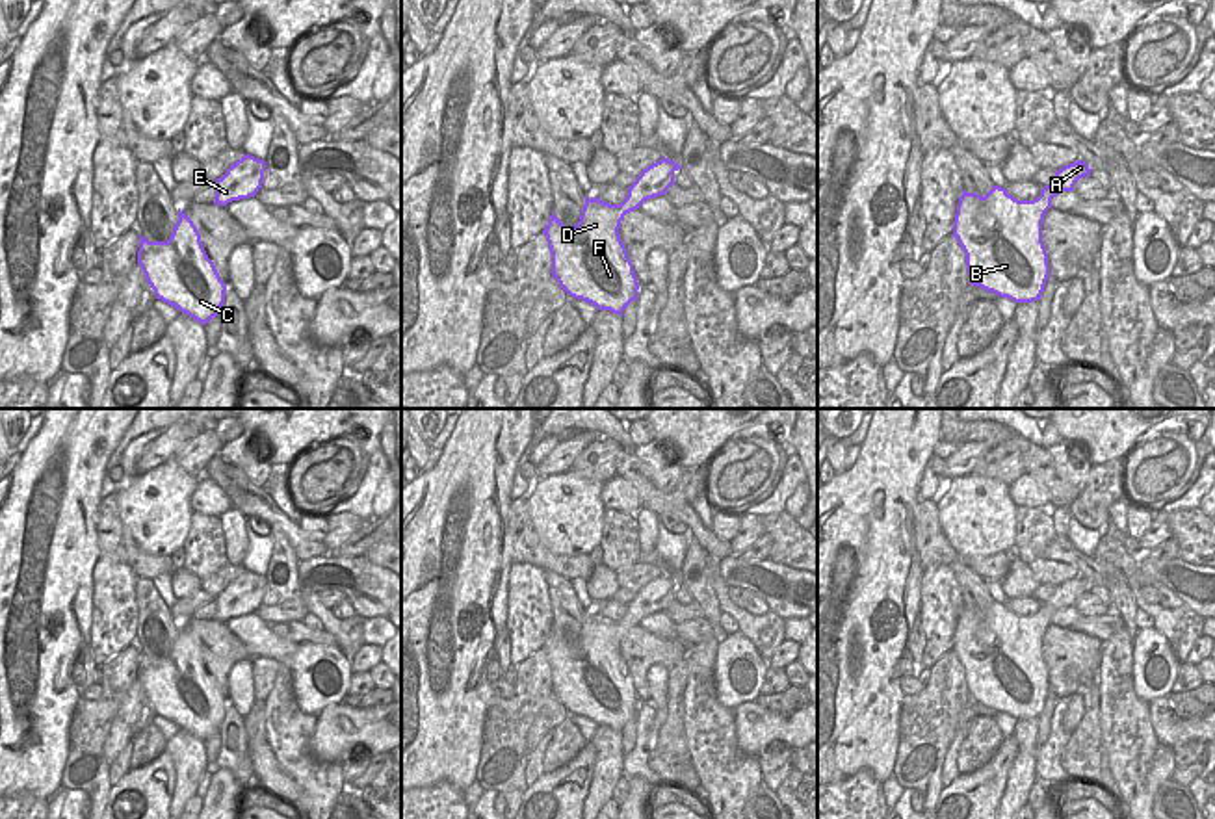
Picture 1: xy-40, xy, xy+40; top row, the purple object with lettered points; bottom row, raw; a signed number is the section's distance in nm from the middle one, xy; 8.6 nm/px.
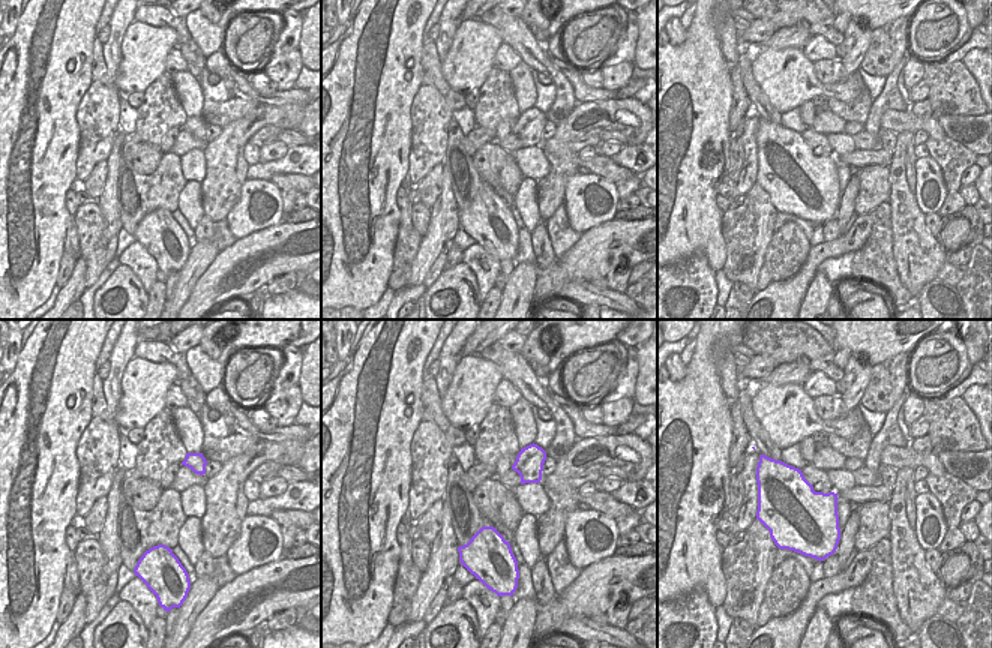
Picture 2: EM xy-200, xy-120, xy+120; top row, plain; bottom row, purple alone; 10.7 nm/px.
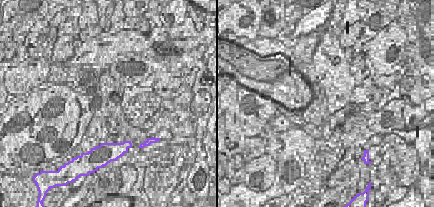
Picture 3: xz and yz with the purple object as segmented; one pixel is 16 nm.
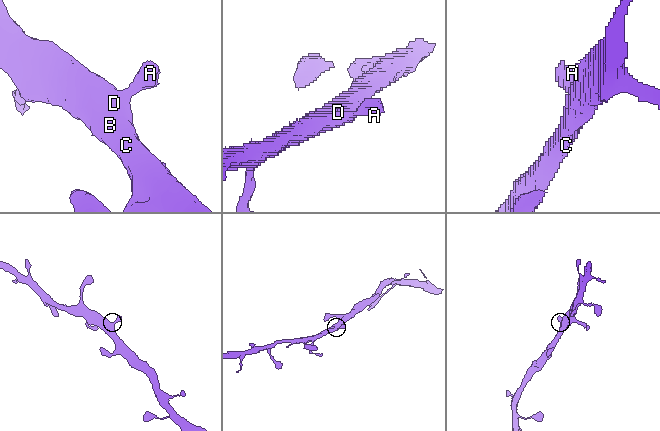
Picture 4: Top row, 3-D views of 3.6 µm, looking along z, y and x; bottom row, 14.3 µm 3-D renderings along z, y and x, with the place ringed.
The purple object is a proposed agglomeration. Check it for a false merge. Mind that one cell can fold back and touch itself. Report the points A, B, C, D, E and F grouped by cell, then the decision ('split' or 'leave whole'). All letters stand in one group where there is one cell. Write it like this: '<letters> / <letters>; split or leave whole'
A B C D E F; leave whole

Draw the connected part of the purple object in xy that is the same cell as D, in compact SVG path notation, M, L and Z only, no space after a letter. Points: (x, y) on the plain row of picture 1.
M663 572L641 587L621 620L585 611L574 643L565 643L552 626L542 650L552 669L552 693L570 713L619 732L637 717L639 698L619 650L621 637L645 617L665 611L678 585L684 583Z

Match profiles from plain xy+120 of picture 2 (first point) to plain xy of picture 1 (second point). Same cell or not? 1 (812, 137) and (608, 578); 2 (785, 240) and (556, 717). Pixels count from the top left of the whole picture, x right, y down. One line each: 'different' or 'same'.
1: different
2: different

